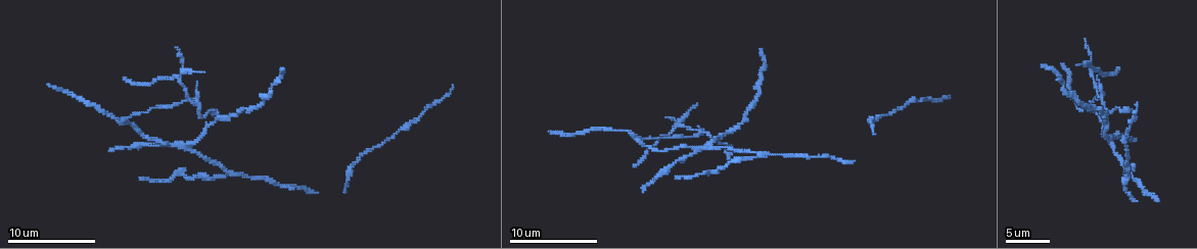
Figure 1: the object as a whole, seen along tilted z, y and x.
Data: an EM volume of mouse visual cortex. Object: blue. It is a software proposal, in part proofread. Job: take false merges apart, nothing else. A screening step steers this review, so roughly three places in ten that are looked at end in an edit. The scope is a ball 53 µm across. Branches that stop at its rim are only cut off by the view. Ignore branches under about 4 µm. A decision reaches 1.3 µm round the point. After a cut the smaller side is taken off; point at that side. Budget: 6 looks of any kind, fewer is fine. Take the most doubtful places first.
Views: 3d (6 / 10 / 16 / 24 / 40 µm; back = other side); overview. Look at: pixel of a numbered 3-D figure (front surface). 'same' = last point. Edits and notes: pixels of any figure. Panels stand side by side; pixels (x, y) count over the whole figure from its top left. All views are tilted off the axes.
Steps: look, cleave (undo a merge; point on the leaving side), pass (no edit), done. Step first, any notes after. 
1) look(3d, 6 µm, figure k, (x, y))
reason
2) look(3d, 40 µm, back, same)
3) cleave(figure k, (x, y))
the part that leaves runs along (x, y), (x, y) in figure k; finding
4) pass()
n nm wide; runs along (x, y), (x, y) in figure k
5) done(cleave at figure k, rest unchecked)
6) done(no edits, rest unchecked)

look(3d, 10 µm, figure 1, (639, 137))
three arms meet

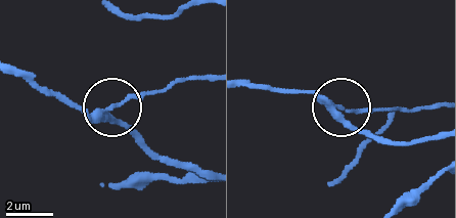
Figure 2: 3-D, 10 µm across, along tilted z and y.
cleave(figure 2, (122, 103))
side arm 12 µm; 3 arms; a second cell is stuck on

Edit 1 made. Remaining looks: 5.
look(overview)
redraw

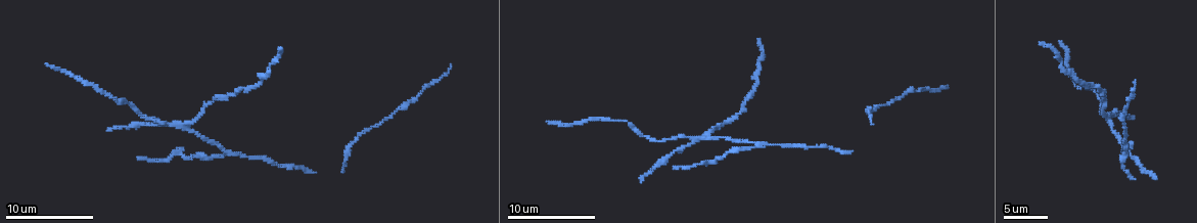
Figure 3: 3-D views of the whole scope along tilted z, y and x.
look(3d, 6 µm, figure 3, (701, 137))
branch point

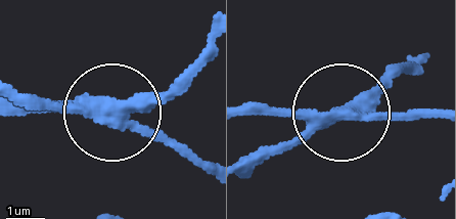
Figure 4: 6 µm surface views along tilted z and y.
cleave(figure 4, (279, 147))
3 arms; the part that leaves runs along (332, 120), (358, 110), (389, 71), (416, 63) in figure 4; a second cell is stuck on

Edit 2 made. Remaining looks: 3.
look(overview)

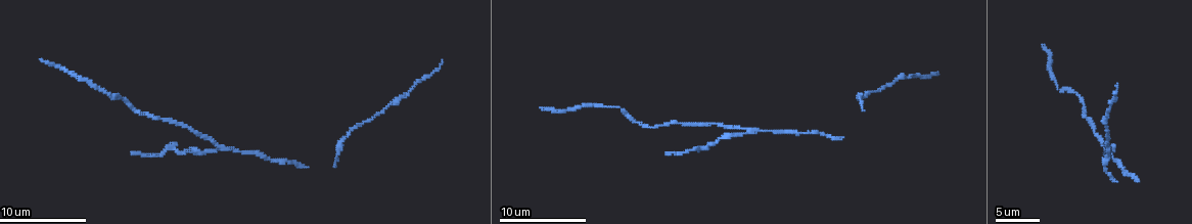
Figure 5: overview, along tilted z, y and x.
look(3d, 10 µm, figure 5, (224, 147))
three-way junction

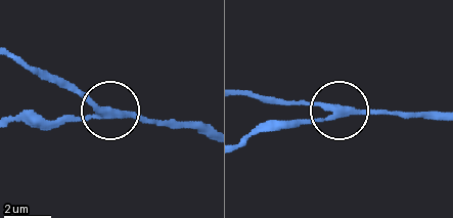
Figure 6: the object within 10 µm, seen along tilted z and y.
look(3d, 6 µm, figure 6, (104, 110))

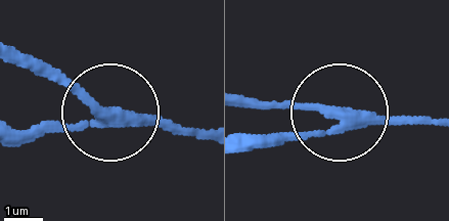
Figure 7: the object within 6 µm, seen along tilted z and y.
cleave(figure 7, (61, 130))
the part that leaves runs along (122, 123), (15, 133) in figure 7; two cells meet here

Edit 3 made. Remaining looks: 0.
done(cleave at figure 2, cleave at figure 4, cleave at figure 7, rest unchecked)

